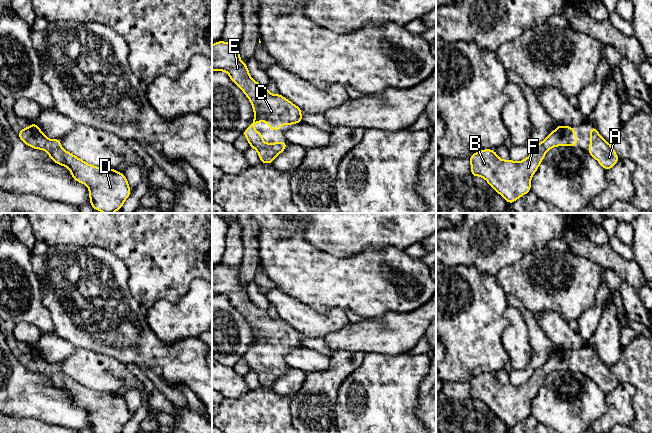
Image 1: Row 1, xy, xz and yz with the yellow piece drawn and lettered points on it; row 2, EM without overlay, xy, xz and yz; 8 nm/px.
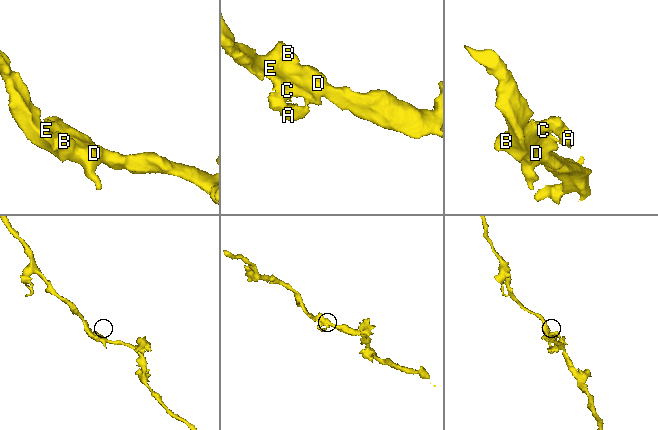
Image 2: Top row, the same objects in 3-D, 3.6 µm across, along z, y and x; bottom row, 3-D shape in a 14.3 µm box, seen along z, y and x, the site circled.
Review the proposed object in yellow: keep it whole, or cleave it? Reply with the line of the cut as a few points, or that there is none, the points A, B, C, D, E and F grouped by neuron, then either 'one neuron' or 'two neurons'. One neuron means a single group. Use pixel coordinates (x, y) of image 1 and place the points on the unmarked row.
cut none; groups A B C D E F; one neuron

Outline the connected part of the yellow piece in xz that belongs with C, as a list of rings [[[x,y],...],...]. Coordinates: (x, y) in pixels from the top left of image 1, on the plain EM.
[[[224,265],[216,266],[212,269],[212,295],[225,295],[230,303],[245,317],[250,324],[254,334],[254,344],[251,349],[242,357],[248,364],[250,372],[257,374],[261,387],[271,388],[272,385],[285,374],[286,366],[265,367],[262,364],[263,358],[254,353],[254,349],[260,345],[265,345],[270,350],[271,355],[279,355],[281,349],[292,349],[302,347],[302,333],[284,322],[280,317],[272,319],[266,310],[260,309],[253,304],[249,298],[247,288],[240,284],[239,267],[231,268]]]

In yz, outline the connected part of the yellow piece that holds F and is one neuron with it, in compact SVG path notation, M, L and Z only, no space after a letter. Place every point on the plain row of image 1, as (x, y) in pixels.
M558 349L531 378L520 386L501 384L495 374L484 373L470 382L471 399L484 402L508 427L512 428L531 414L531 401L537 395L546 376L556 370L576 370L575 353Z

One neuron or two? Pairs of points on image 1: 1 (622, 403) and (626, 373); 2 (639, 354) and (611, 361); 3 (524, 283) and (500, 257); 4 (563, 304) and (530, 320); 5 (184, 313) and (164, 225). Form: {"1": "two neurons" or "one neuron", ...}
{"1": "two neurons", "2": "two neurons", "3": "two neurons", "4": "two neurons", "5": "two neurons"}

